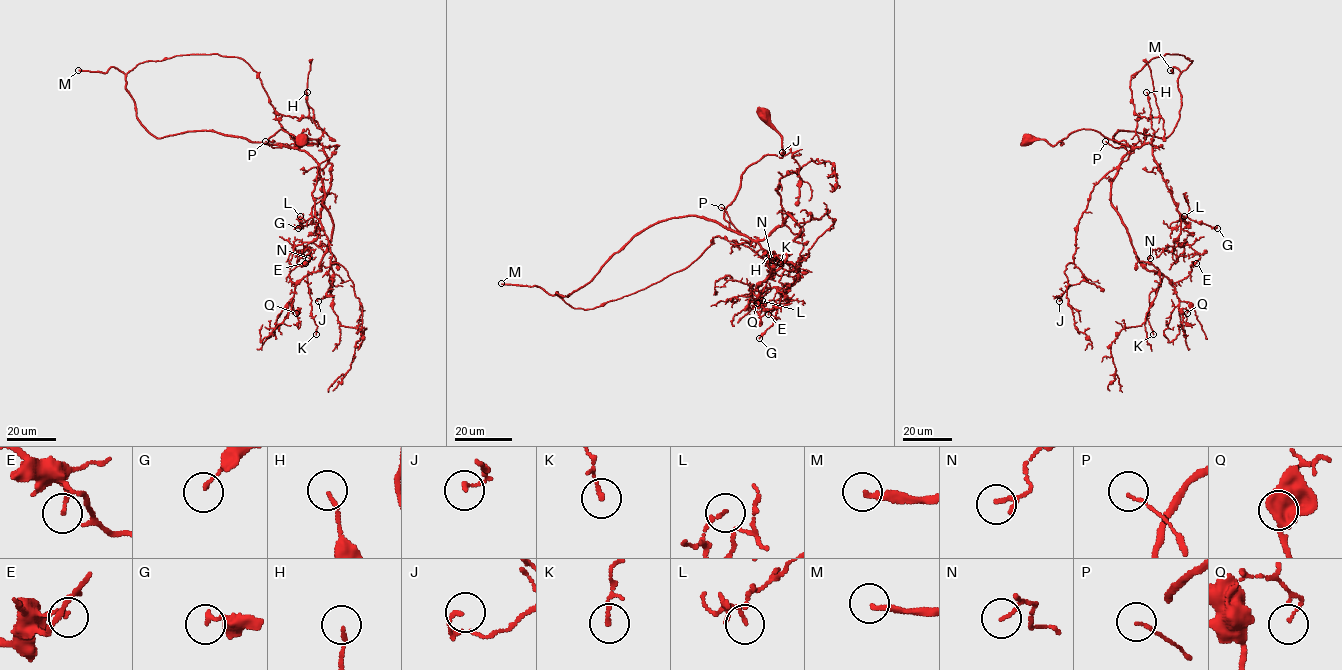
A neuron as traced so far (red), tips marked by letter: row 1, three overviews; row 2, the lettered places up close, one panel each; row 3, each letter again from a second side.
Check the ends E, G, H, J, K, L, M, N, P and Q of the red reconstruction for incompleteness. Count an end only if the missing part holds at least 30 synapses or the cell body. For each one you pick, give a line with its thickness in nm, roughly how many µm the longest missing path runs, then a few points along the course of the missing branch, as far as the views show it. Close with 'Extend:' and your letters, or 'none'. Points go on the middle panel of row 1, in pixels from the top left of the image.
M: calibre 190 nm; missing 350 µm
Extend: M

